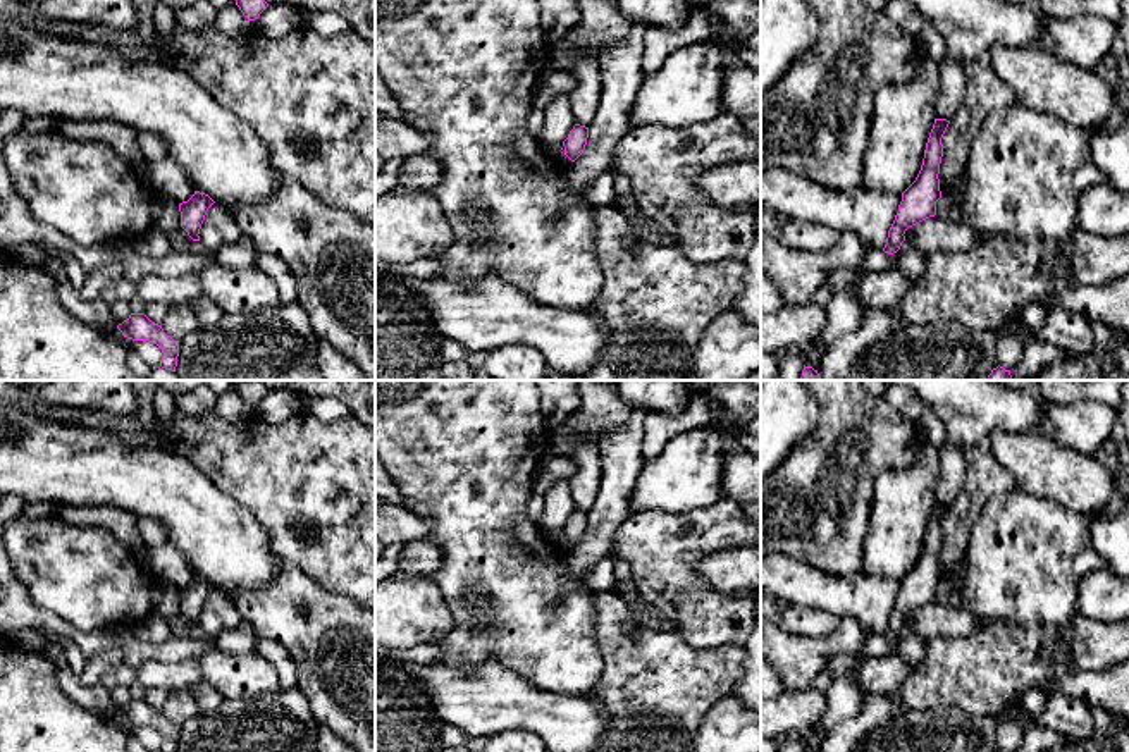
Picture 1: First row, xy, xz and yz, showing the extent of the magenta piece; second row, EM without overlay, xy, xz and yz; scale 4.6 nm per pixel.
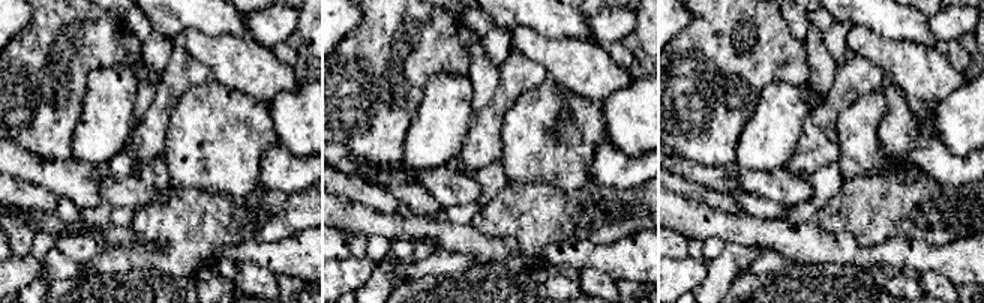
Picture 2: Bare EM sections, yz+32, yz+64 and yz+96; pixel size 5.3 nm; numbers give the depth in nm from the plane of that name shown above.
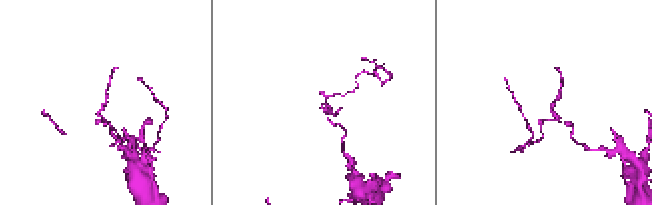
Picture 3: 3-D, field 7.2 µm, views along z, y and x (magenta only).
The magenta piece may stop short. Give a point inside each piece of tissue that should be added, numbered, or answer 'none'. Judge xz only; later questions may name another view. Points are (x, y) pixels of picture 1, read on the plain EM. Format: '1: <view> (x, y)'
none

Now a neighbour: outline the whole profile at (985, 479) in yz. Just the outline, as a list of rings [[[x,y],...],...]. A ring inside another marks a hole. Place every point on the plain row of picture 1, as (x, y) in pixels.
[[[988,441],[967,446],[966,463],[966,477],[941,523],[943,542],[938,559],[941,582],[966,559],[971,528],[984,504],[1015,489],[1012,473],[995,459]]]

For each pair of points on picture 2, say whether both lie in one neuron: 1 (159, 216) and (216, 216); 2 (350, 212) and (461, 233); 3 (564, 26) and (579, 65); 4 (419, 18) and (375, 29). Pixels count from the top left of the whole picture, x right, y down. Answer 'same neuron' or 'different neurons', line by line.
1: same neuron
2: same neuron
3: different neurons
4: same neuron

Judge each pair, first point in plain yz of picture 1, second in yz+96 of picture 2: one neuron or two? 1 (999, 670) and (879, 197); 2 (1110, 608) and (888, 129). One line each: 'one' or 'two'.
1: one
2: one

